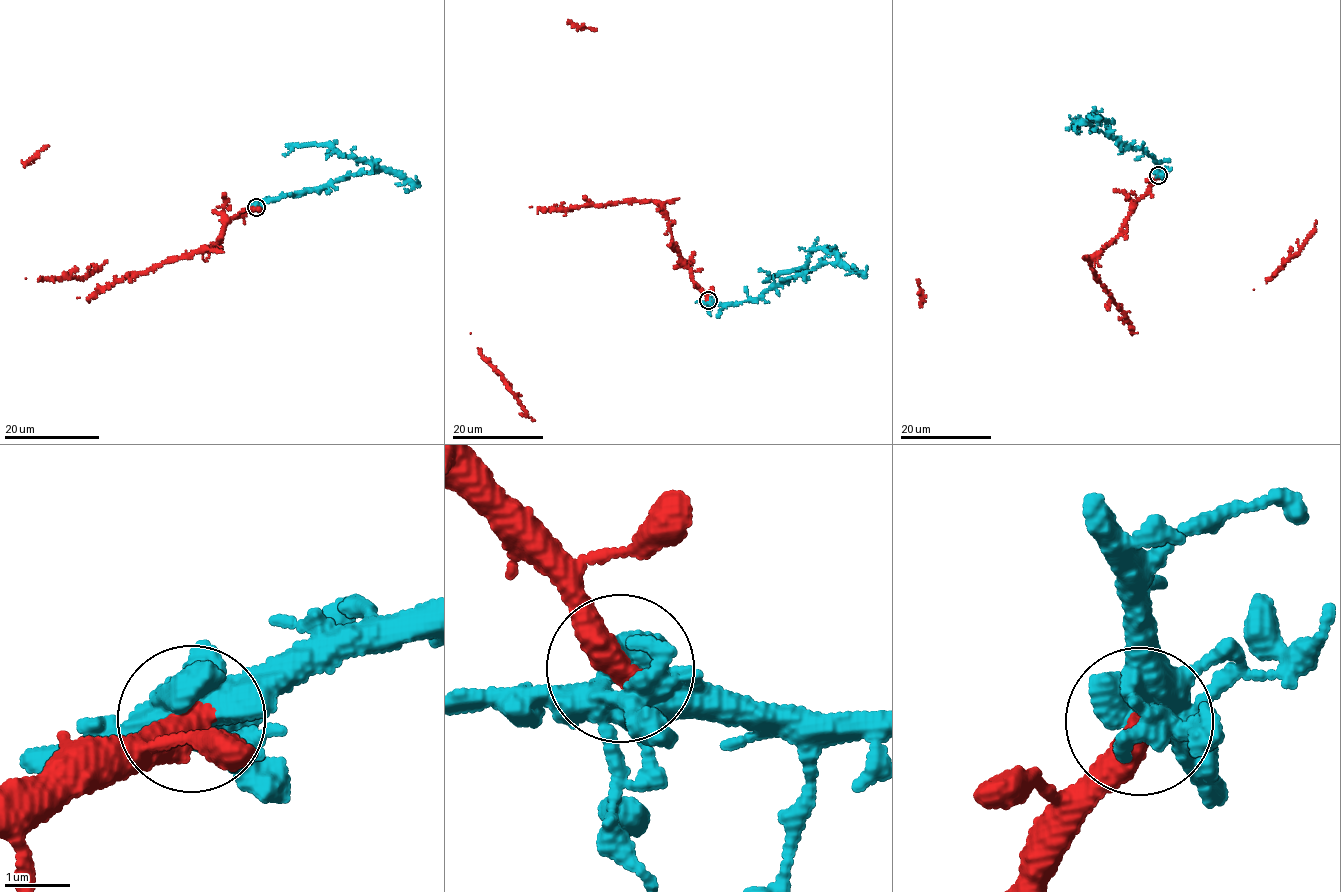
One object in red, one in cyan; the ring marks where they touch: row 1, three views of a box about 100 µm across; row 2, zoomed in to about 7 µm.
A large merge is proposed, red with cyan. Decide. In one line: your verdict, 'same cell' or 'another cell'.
another cell

